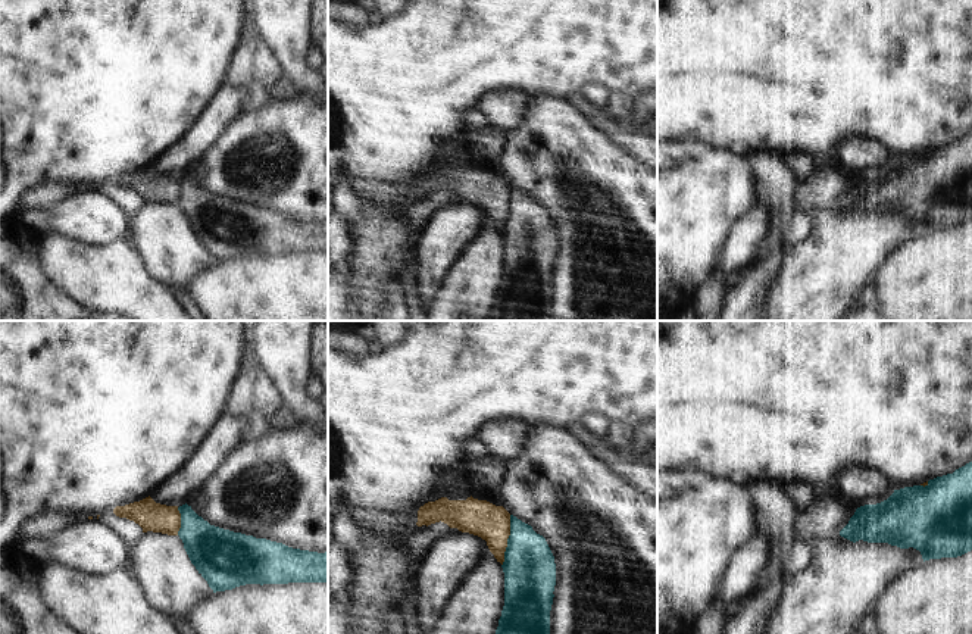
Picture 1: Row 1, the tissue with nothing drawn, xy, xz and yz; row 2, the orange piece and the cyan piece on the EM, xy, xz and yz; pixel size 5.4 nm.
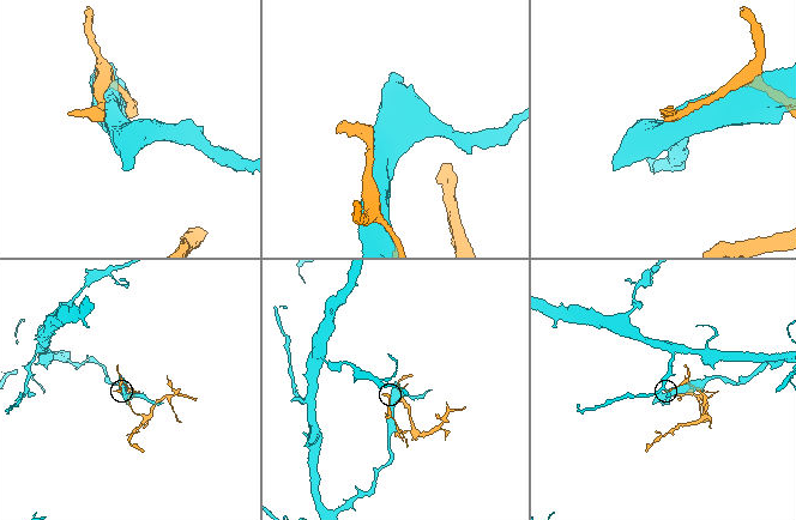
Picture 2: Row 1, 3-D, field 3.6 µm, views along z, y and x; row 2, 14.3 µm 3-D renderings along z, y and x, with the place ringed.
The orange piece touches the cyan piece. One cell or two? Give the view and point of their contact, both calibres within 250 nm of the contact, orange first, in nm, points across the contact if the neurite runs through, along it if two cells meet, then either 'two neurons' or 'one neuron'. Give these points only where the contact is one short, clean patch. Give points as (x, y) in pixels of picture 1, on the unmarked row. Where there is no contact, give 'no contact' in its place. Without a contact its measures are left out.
xz (506, 211) | 200/280 nm | two neurons

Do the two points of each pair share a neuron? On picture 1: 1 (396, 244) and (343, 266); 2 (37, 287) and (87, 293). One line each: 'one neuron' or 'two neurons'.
1: two neurons
2: two neurons

